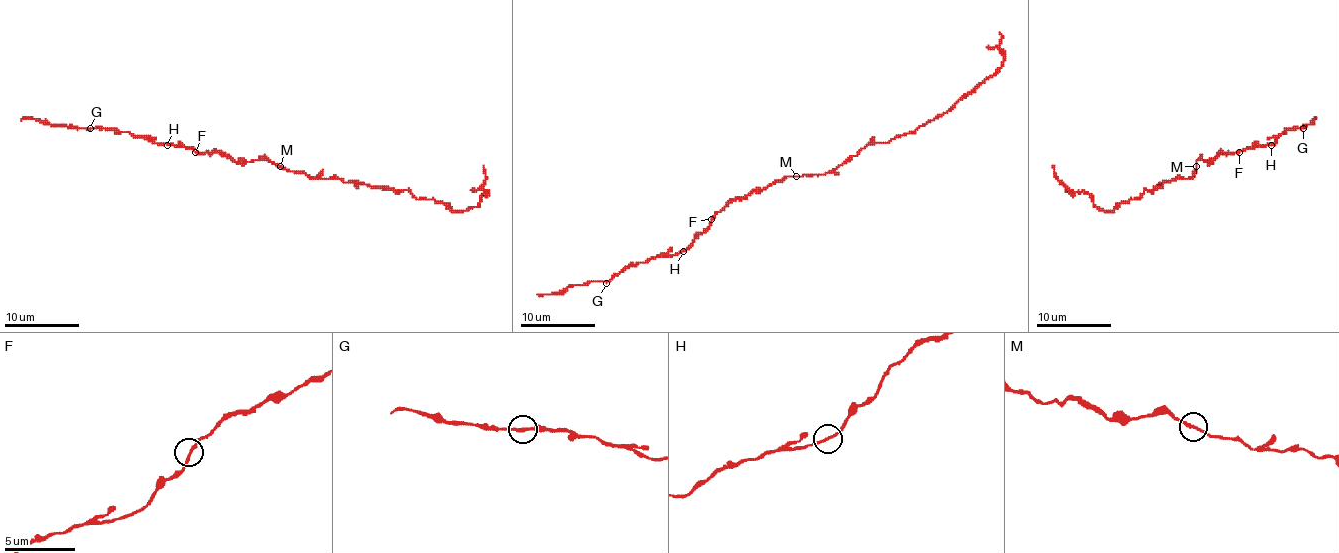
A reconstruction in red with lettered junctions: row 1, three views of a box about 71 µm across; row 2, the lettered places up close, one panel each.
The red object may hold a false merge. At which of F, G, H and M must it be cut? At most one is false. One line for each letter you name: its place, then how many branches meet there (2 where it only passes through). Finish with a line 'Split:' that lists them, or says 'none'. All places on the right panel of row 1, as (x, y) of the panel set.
Split: none

